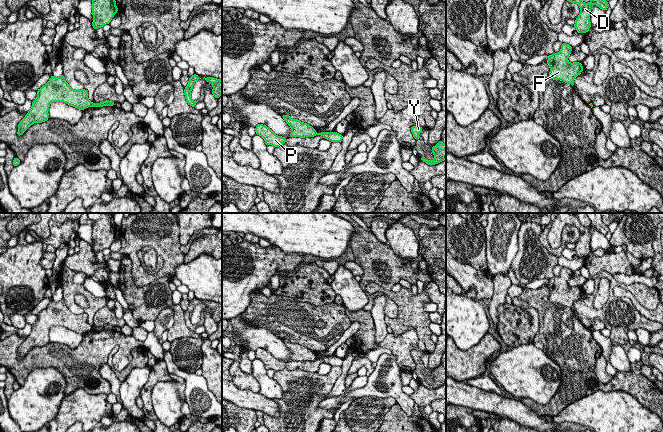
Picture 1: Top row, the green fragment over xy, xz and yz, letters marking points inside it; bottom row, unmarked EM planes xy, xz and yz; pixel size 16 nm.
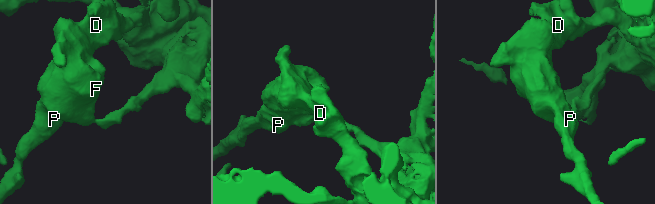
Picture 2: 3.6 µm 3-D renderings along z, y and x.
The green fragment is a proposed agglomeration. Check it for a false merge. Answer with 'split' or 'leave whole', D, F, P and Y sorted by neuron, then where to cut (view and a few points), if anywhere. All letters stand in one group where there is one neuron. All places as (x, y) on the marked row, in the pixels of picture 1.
split; groups D F P / Y; cut xy (93, 103), (91, 105)

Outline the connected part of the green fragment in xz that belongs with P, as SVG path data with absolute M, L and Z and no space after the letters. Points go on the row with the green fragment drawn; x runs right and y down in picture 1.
M258 124L255 127L255 132L264 139L267 146L273 145L275 148L285 144L287 139L285 137L276 135L269 127L263 124Z

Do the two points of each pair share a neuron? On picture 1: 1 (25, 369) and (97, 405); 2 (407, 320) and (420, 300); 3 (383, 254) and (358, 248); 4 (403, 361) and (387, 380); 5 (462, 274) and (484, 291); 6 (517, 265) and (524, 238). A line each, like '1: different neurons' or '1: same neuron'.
1: different neurons
2: same neuron
3: same neuron
4: different neurons
5: same neuron
6: same neuron

